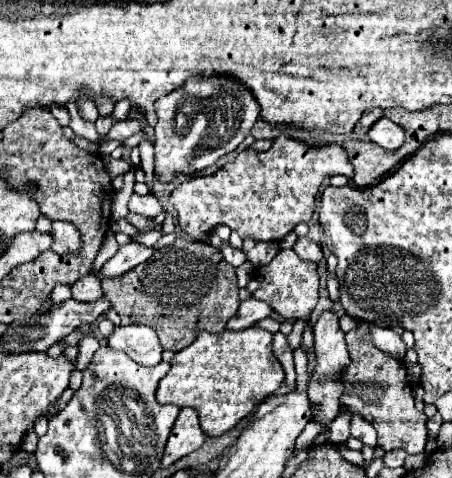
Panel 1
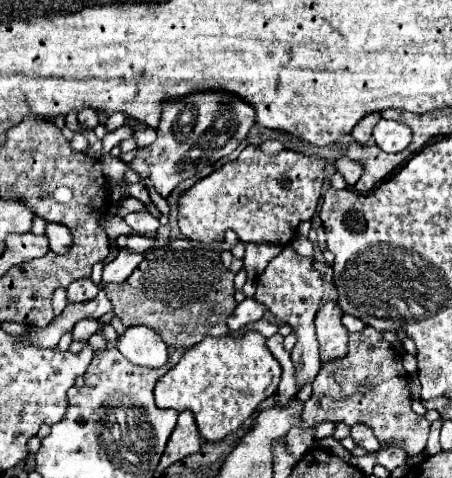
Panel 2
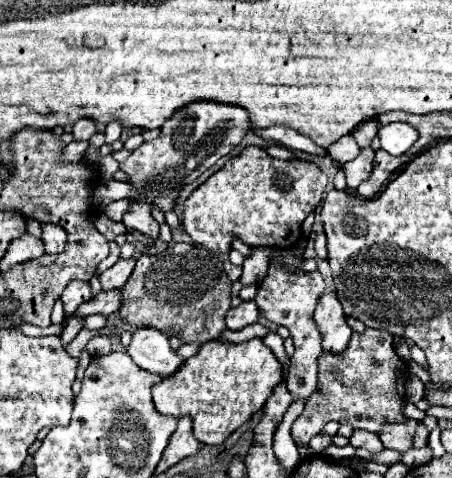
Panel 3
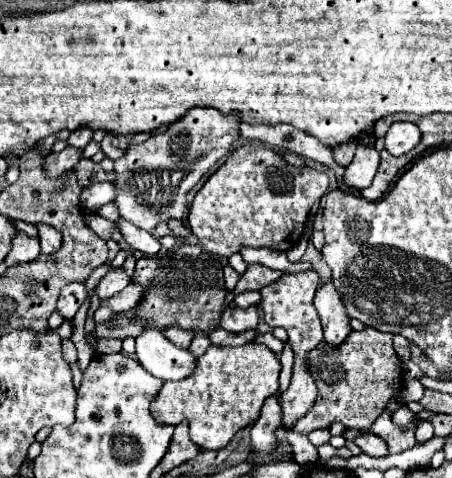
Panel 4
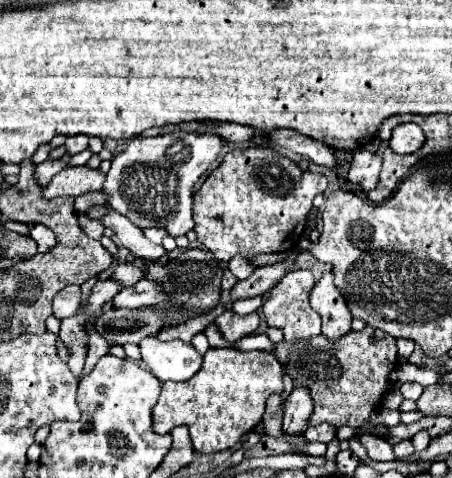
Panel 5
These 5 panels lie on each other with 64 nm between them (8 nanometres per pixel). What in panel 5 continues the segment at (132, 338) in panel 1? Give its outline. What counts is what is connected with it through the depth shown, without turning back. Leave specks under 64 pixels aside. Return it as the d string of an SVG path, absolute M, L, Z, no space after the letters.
M150 336L140 342L140 350L144 366L162 382L190 380L202 366L202 354L182 340L160 342L156 336Z

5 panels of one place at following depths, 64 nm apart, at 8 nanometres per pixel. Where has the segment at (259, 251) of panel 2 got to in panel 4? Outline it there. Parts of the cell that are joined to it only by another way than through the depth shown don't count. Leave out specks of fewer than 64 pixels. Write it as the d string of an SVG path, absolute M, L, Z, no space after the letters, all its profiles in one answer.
M248 266L246 274L240 276L236 288L234 288L234 294L242 294L242 292L248 292L248 290L260 290L272 282L276 282L283 272L278 270L272 270L272 268L266 266Z

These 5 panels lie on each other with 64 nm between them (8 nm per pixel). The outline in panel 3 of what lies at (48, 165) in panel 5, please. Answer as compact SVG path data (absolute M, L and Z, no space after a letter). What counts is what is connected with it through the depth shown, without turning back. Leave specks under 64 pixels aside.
M70 142L64 152L62 152L62 162L64 164L72 164L72 162L80 162L84 158L84 152L88 148L88 142Z

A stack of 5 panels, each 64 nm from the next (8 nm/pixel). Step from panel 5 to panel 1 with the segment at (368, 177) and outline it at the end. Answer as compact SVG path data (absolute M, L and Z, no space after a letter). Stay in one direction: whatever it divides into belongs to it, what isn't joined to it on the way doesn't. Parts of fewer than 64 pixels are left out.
M278 138L268 152L250 152L246 148L216 174L180 184L170 194L170 202L178 210L178 224L188 240L208 240L218 226L230 226L240 238L280 242L296 224L310 222L318 188L324 176L332 174L344 174L348 180L354 176L342 146L310 148L298 140Z

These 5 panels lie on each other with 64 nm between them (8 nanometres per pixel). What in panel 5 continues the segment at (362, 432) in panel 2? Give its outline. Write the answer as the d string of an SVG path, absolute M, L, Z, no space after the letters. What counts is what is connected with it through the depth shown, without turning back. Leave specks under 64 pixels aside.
M362 434L360 442L362 442L362 446L366 446L368 456L372 460L378 460L378 462L392 462L392 460L396 460L396 454L394 454L392 446L386 440L376 438L374 434Z

